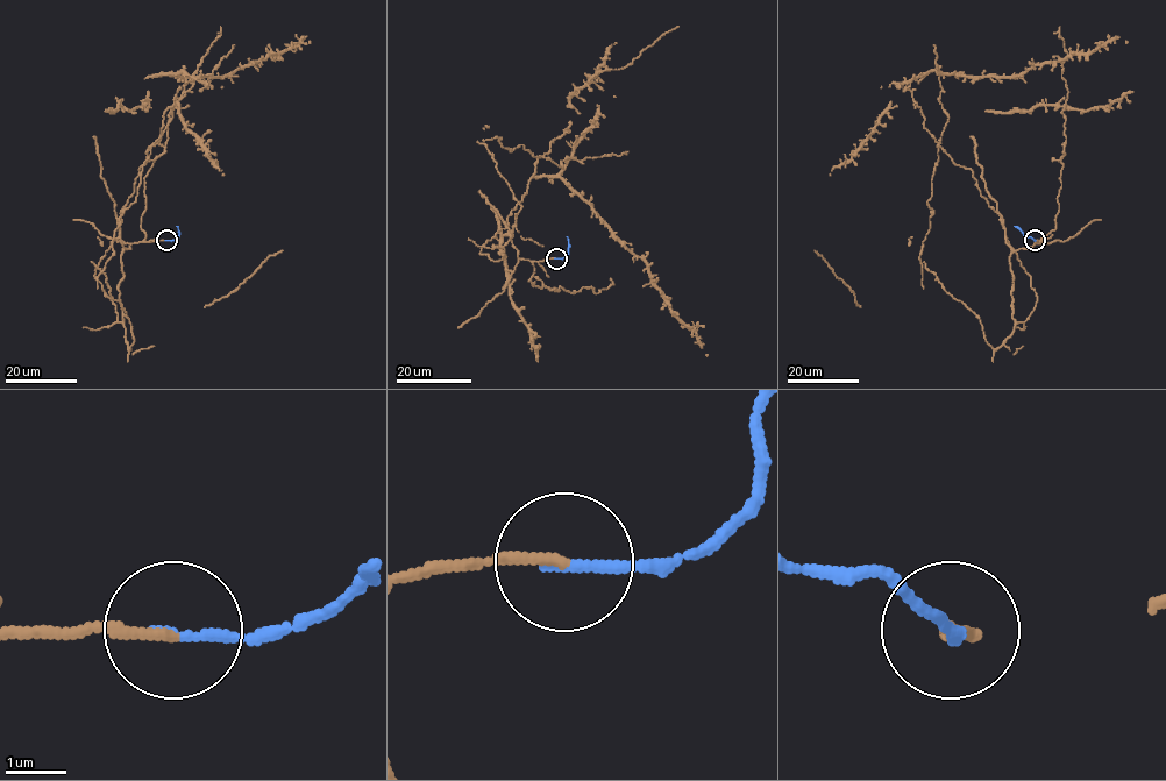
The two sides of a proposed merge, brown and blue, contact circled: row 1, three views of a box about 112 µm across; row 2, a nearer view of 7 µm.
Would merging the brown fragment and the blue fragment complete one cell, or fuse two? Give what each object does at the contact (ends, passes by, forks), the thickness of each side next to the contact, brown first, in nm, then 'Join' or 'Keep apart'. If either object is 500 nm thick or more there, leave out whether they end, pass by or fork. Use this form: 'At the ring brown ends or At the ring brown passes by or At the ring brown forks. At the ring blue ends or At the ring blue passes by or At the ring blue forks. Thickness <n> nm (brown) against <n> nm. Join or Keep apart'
At the ring brown ends. At the ring blue ends. Thickness 170 nm (brown) against 180 nm. Join

